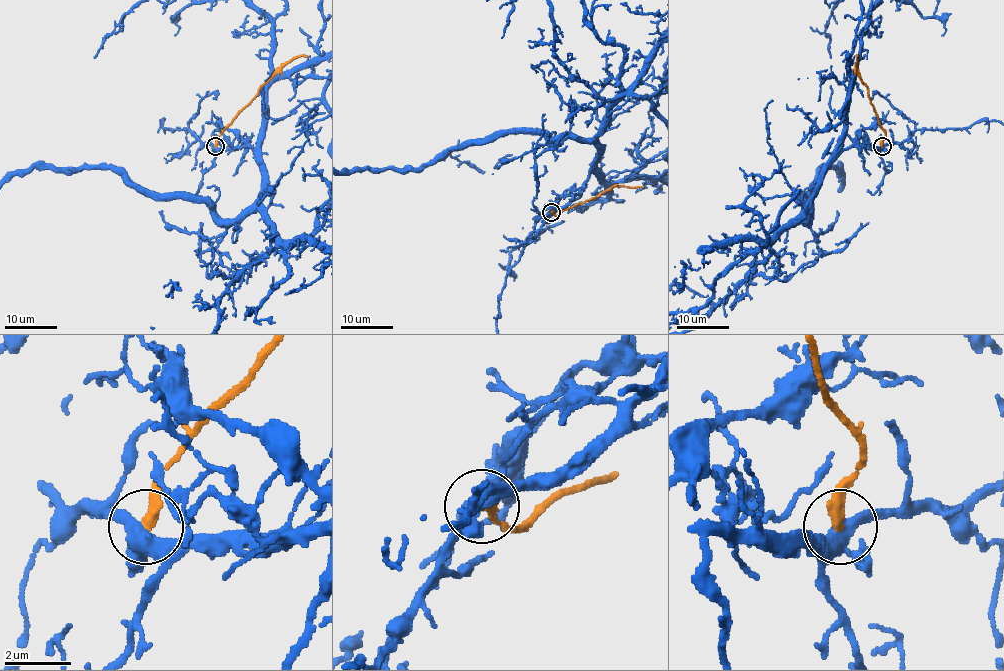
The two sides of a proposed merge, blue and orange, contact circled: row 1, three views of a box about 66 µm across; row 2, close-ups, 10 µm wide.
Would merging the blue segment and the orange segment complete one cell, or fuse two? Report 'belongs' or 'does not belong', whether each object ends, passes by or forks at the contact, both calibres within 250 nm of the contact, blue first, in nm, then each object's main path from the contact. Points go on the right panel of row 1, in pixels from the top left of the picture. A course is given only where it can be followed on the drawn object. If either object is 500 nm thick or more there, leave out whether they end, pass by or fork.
does not belong; blue forks there; orange ends there; 380 nm thick on the blue side, 320 nm on the other; orange runs (882, 146), (885, 130), (878, 121), (868, 89), (856, 71), (856, 57)

